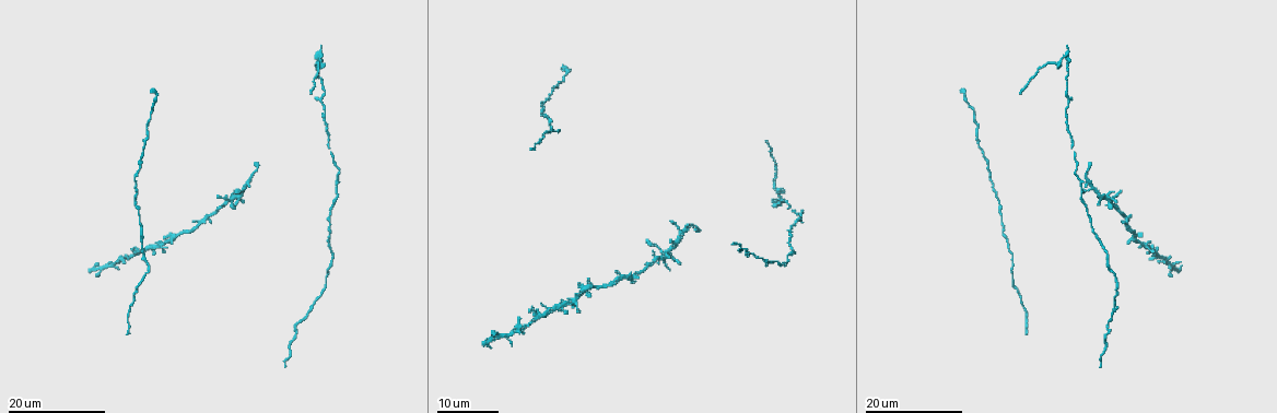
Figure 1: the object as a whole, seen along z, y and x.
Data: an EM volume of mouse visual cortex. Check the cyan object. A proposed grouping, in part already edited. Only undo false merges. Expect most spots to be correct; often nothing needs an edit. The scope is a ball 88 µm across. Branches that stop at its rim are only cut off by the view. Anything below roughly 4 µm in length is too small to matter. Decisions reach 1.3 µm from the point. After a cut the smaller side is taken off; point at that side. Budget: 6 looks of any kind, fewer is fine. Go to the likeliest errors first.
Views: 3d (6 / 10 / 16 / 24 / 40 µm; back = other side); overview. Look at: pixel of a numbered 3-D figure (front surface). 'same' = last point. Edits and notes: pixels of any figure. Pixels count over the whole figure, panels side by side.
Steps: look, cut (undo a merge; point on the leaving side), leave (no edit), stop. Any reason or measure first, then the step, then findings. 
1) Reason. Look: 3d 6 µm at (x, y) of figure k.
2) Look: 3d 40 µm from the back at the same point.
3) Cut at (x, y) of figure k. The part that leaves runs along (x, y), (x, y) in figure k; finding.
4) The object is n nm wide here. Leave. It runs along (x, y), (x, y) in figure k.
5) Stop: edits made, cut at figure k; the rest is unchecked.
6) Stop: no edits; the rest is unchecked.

Four arms meet. Look: 3d 24 µm at (663, 259) of figure 1.

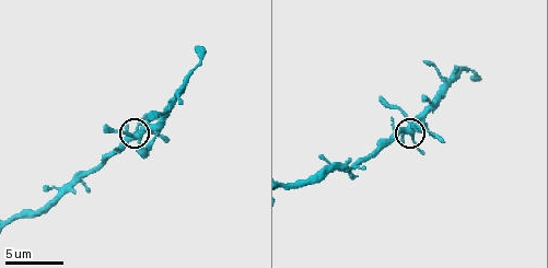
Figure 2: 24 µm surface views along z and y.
Zoom in. Look: 3d 10 µm at (409, 134) of figure 2.

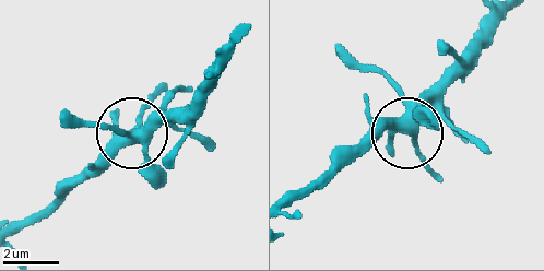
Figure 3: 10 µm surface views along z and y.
4 arms meet here. Leave. It runs along (404, 121), (412, 127), (473, 66) in figure 3; continuous, no second neuron.

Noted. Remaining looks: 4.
Three-way junction. Look: 3d 16 µm at (1069, 101) of figure 1.

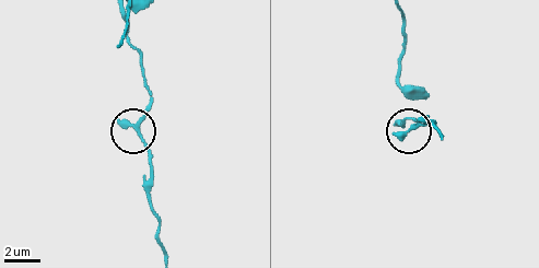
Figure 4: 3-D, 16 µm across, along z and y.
Look: 3d 6 µm at (141, 133) of figure 4.

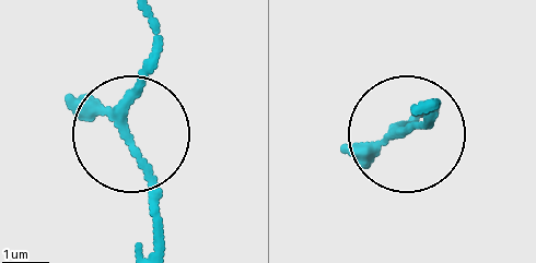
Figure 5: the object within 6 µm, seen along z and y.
Leave. One neuron here.

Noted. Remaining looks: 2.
Two arms in line, one across. Look: 3d 16 µm at (588, 285) of figure 1.

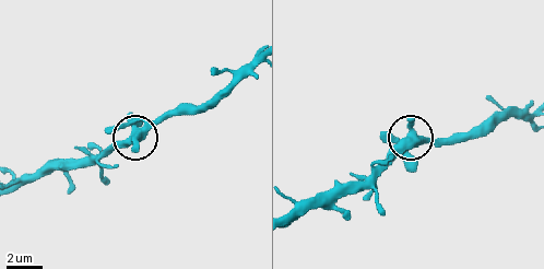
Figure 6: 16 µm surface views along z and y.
Zoom in. Look: 3d 10 µm at (410, 137) of figure 6.

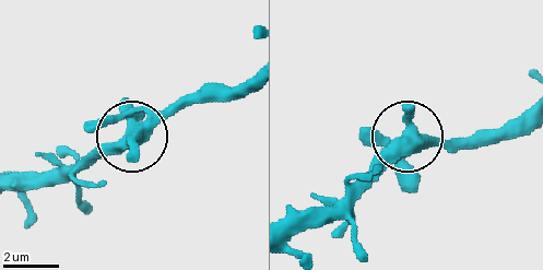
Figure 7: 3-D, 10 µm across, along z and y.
Leave. It runs along (248, 78), (227, 92), (185, 96), (82, 161) in figure 7; one neuron here.

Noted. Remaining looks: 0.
Stop: no edits; the rest is unchecked.

